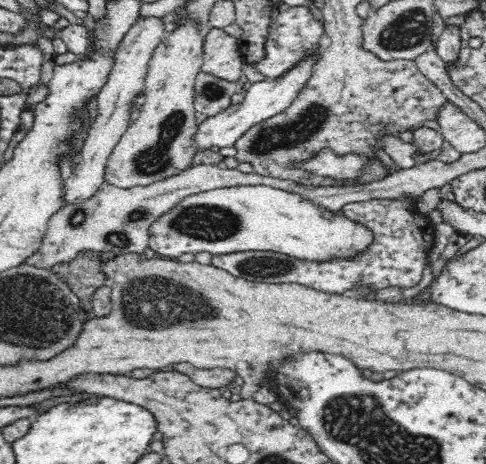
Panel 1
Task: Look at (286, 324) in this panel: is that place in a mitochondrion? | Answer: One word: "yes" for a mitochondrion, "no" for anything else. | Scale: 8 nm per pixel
no

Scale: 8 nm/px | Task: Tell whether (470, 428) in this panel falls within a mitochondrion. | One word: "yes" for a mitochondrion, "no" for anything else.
no

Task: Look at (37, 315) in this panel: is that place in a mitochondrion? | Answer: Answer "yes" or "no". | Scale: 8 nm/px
yes

